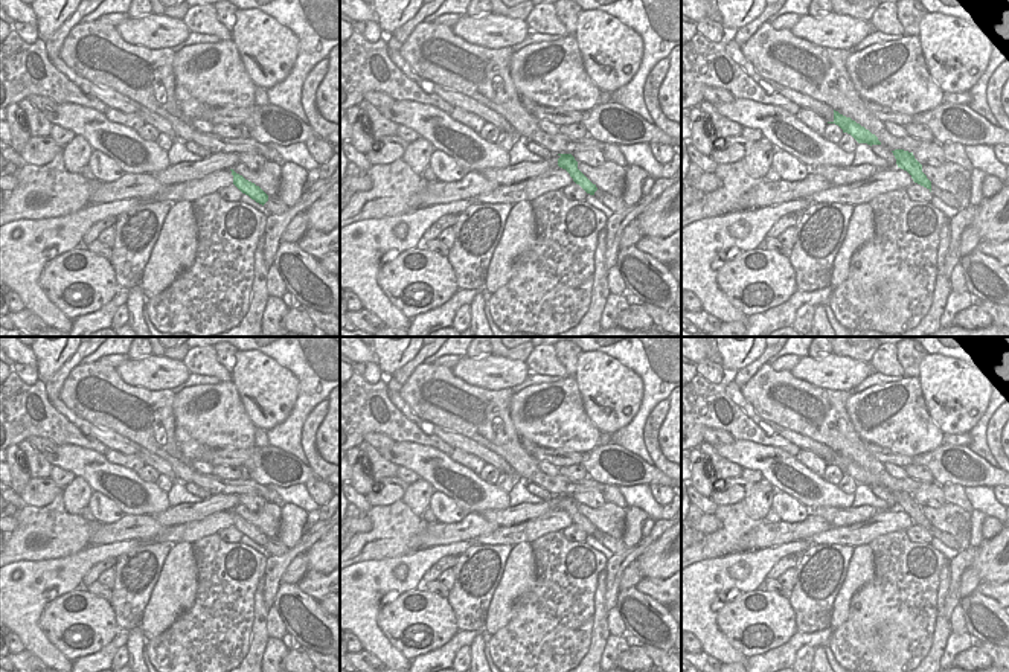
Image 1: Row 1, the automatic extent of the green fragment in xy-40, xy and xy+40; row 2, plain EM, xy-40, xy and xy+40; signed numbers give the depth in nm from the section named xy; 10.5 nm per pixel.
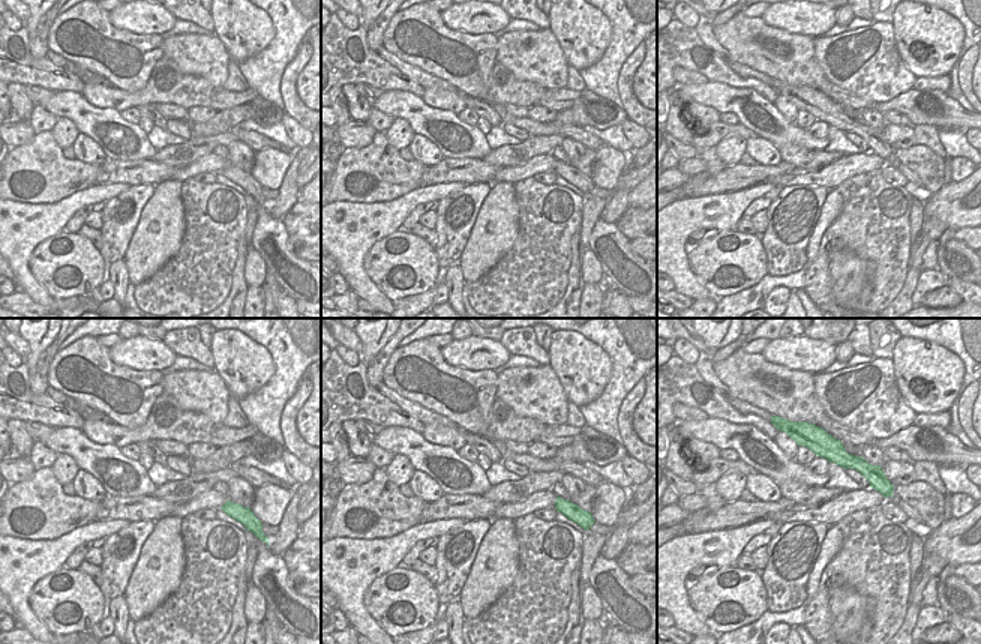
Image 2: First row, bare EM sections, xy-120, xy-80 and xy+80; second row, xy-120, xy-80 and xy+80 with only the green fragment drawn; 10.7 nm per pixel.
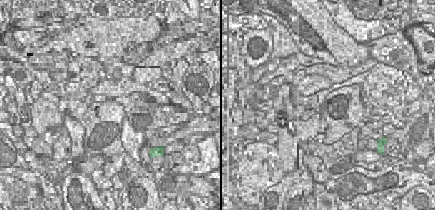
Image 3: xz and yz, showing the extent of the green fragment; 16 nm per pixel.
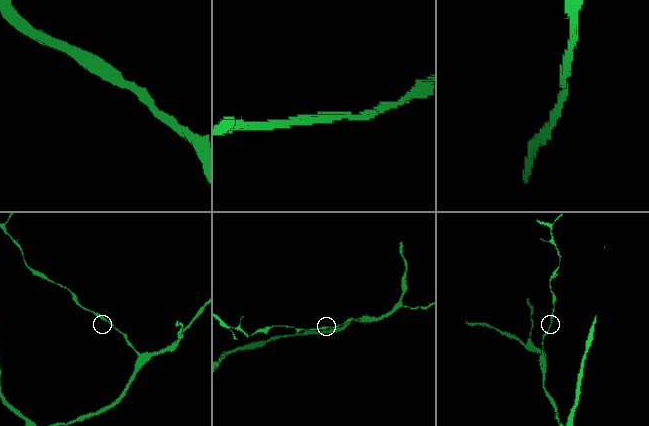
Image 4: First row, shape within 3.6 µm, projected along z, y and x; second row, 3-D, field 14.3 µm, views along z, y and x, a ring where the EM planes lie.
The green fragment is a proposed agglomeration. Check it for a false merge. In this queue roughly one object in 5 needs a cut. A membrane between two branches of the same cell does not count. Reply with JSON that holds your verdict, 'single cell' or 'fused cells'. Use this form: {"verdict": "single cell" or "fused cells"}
{"verdict": "single cell"}

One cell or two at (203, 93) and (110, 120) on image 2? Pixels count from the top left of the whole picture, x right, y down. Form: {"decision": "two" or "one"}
{"decision": "two"}

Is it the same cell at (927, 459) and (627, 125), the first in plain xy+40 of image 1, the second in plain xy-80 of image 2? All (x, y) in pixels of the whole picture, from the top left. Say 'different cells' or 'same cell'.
different cells

